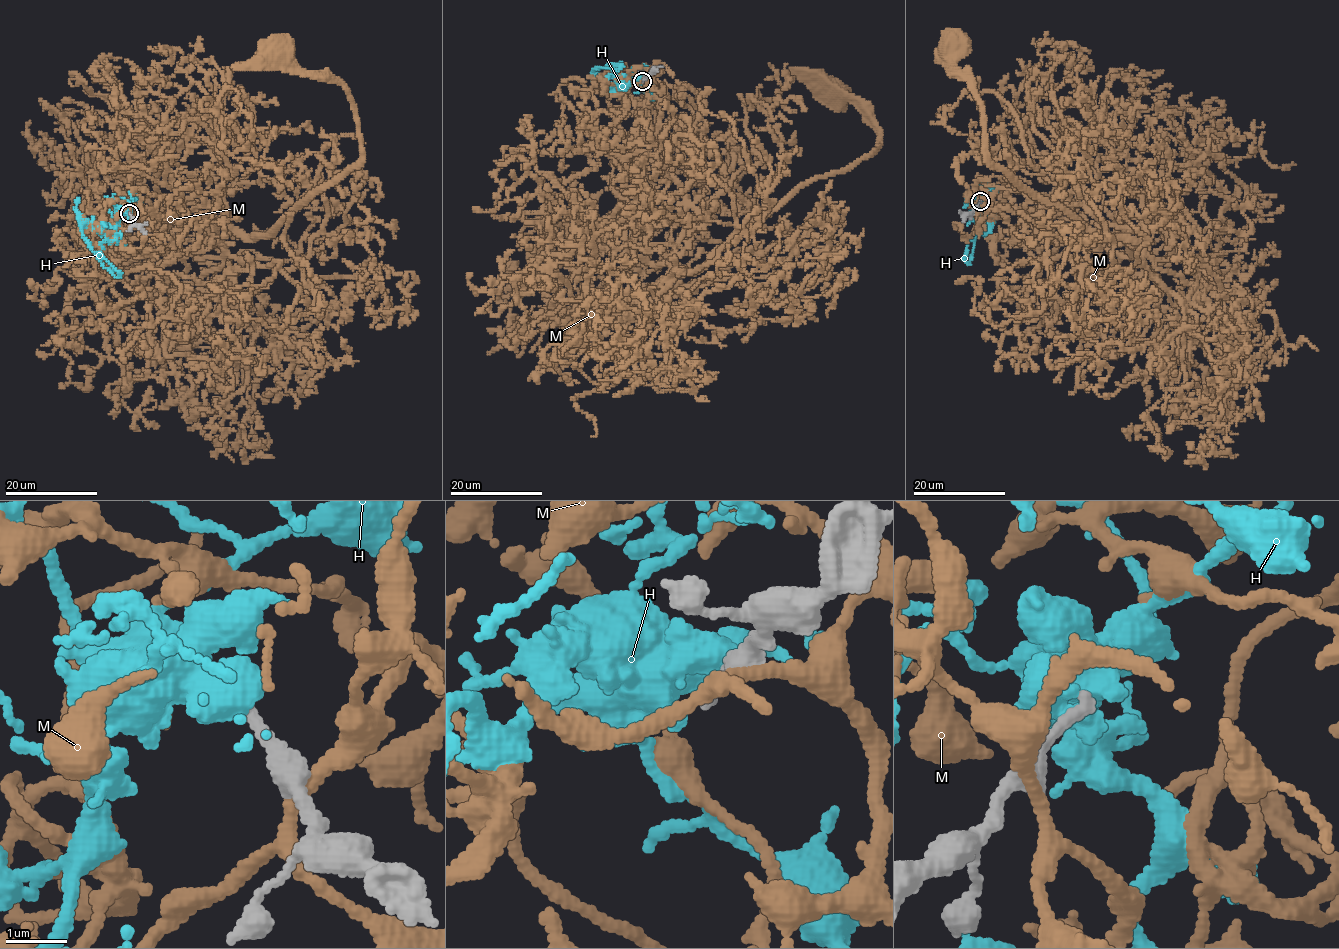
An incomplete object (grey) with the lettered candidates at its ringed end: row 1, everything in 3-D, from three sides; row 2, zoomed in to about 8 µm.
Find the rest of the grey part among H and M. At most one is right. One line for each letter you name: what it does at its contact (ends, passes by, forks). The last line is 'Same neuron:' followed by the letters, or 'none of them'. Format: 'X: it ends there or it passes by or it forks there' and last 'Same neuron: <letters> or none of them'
Same neuron: none of them

